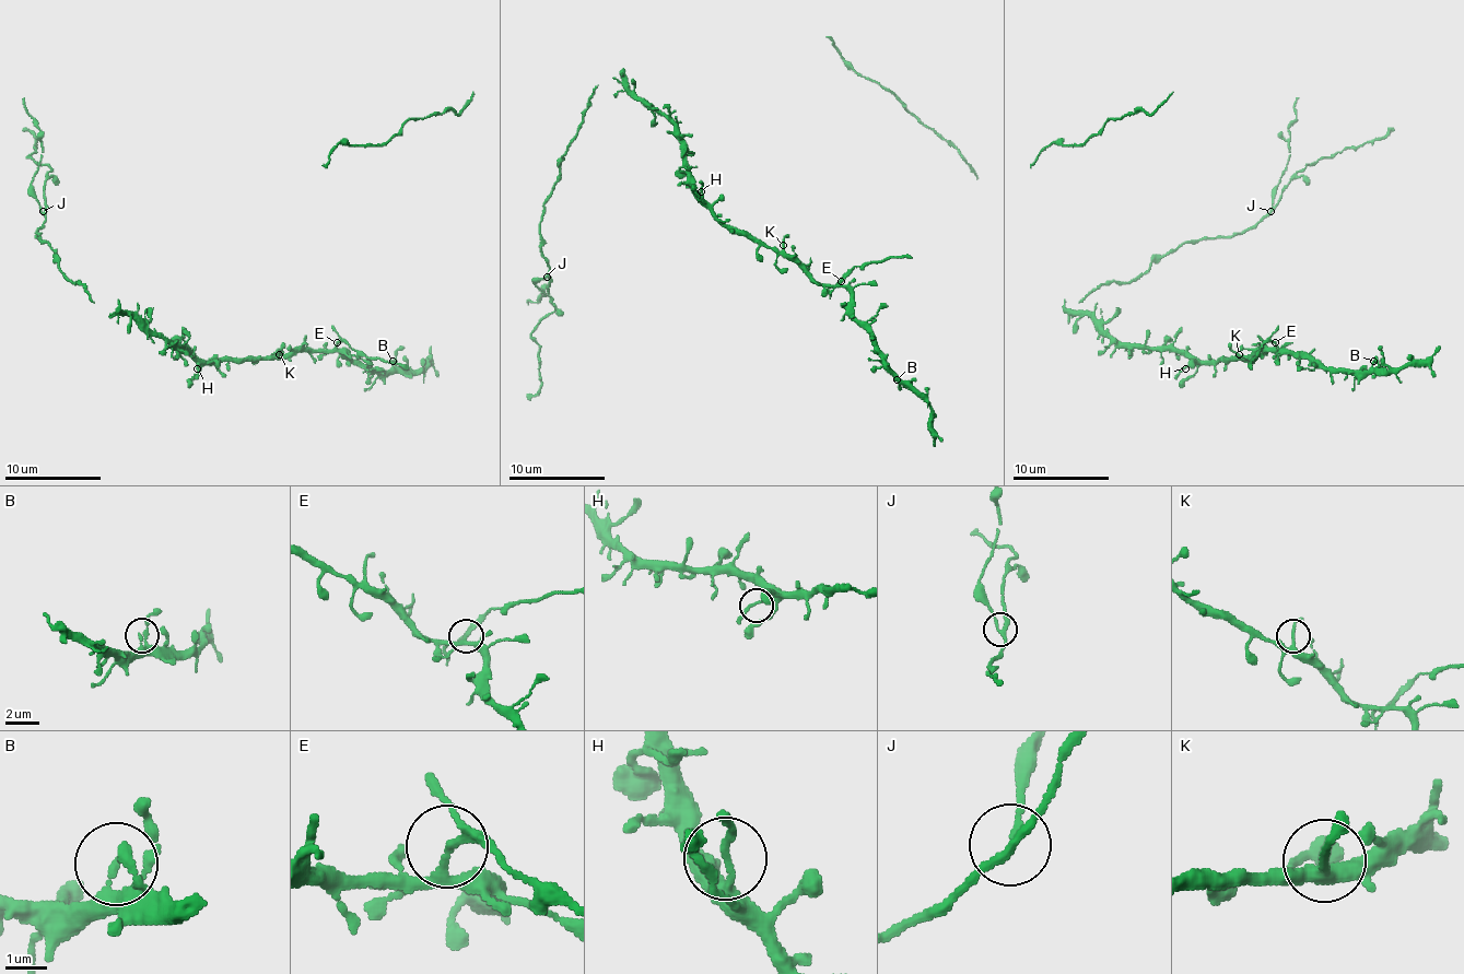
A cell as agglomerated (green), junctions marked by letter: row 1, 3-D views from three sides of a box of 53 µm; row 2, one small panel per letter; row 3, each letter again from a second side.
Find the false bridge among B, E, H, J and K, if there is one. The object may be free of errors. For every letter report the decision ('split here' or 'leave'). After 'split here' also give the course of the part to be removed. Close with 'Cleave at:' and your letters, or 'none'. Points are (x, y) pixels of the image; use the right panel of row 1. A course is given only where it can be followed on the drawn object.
B: leave
E: split here | (1275, 342), (1261, 347), (1251, 361), (1251, 368)
H: leave
J: leave
K: leave
Cleave at: E

